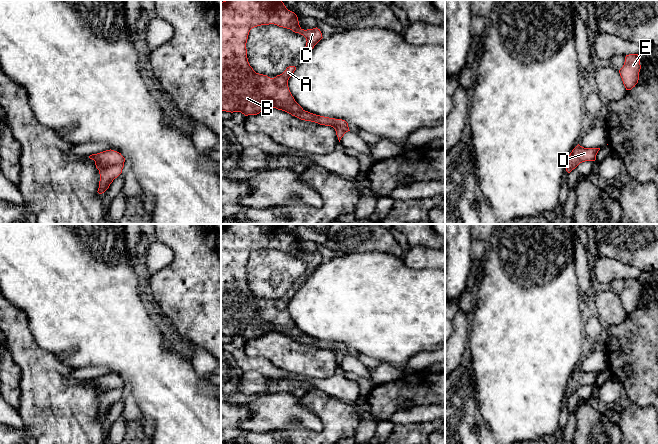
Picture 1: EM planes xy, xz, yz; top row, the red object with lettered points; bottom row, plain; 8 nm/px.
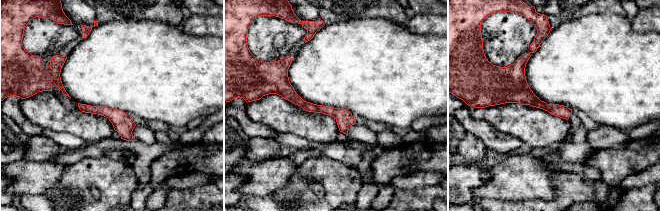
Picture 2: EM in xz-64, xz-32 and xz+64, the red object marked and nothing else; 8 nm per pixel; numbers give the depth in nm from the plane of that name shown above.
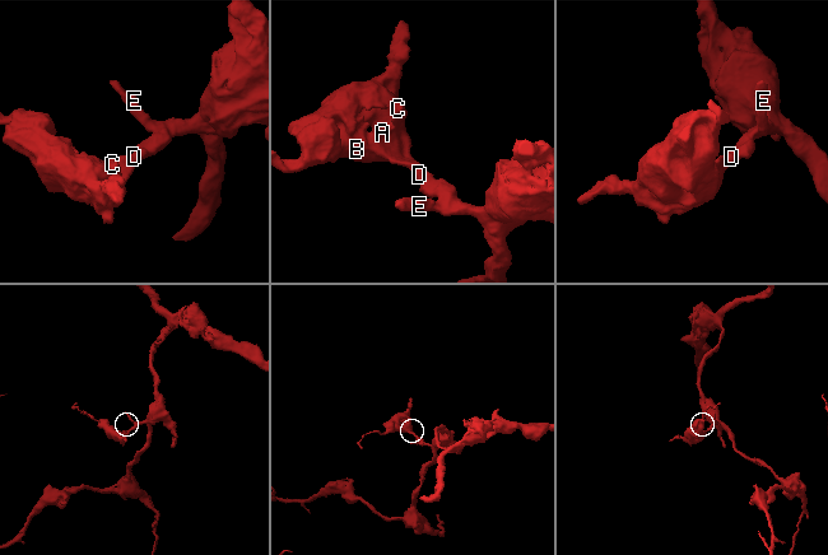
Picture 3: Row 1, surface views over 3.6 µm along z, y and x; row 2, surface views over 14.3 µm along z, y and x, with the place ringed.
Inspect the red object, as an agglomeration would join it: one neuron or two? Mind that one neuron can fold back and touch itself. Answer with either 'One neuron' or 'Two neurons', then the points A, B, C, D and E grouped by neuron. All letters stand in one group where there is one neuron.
One neuron. Groups: A B C D E

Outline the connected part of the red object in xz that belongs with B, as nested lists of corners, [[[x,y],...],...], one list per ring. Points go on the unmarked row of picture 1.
[[[225,224],[221,226],[221,335],[241,336],[245,340],[257,339],[268,332],[285,335],[301,344],[311,345],[320,349],[331,350],[335,353],[340,366],[349,354],[348,347],[342,343],[335,343],[316,339],[305,335],[292,320],[288,304],[296,294],[289,290],[274,302],[256,297],[247,282],[246,267],[252,252],[274,248],[299,257],[306,262],[306,270],[301,275],[305,282],[314,270],[323,262],[320,253],[304,254],[300,251],[297,239],[288,234],[282,224]]]

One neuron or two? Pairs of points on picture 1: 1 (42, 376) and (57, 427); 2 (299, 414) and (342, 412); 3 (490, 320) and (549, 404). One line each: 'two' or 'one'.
1: one
2: two
3: one

